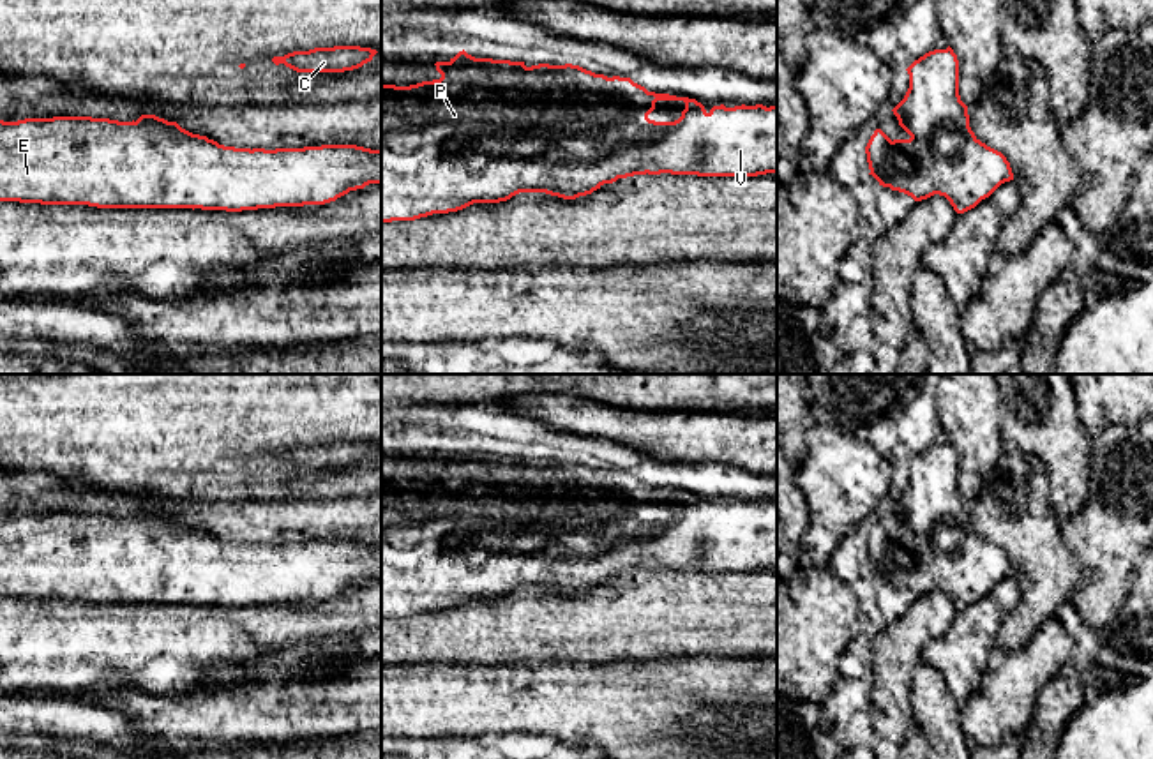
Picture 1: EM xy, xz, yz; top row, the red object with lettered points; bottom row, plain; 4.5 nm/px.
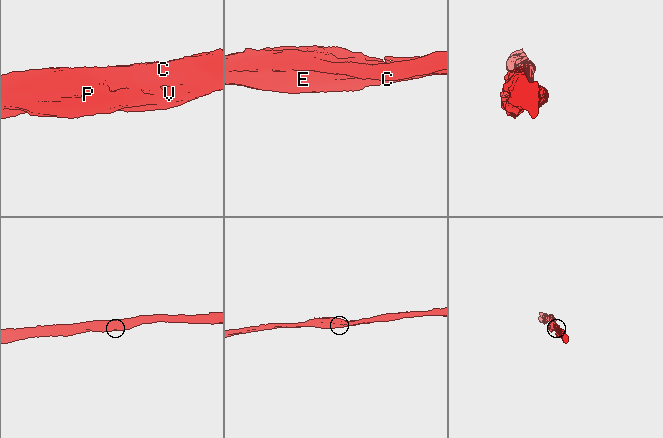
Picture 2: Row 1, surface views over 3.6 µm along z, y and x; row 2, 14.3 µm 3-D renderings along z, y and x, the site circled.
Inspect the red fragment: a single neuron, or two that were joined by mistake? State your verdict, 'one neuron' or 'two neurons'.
one neuron

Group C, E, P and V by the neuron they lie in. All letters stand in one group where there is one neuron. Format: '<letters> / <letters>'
C E P V

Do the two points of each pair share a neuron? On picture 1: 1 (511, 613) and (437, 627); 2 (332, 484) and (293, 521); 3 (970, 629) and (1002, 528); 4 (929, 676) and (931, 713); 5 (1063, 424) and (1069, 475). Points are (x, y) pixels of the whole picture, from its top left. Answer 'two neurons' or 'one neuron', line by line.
1: one neuron
2: two neurons
3: two neurons
4: one neuron
5: one neuron

